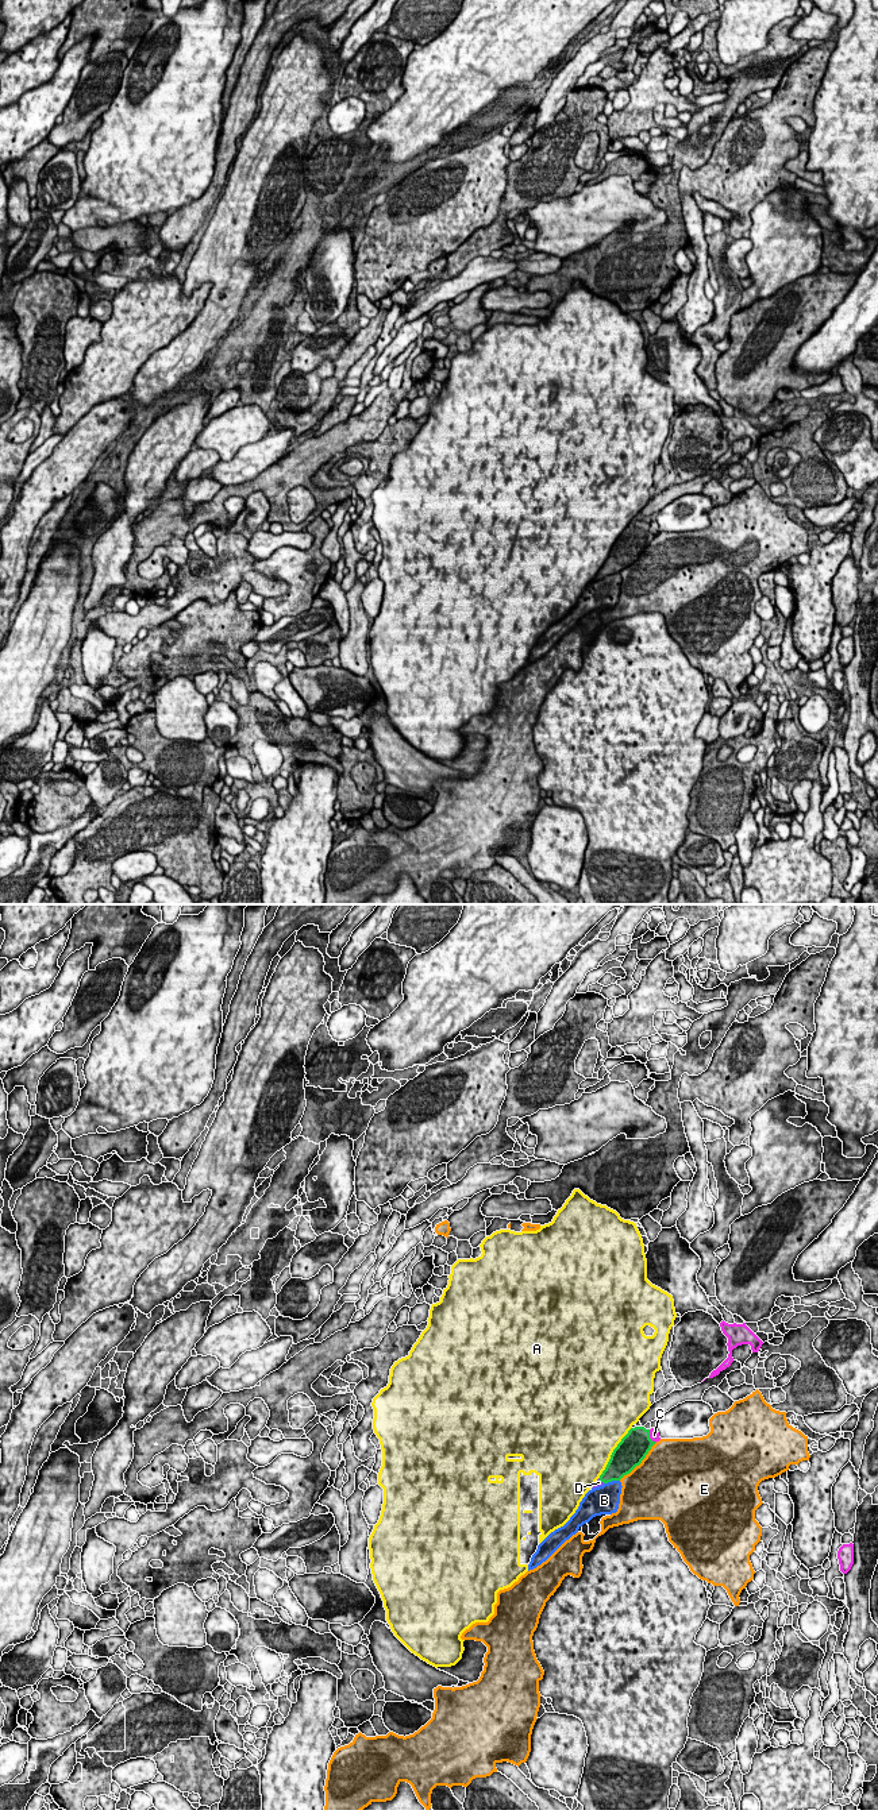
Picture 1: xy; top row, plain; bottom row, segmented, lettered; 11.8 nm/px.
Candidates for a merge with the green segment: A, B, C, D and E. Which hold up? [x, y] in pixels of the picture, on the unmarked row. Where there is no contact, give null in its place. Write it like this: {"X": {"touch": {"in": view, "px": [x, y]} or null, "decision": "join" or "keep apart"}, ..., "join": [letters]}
{"A": {"touch": {"in": "xy", "px": [612, 545]}, "decision": "keep apart"}, "B": {"touch": {"in": "xy", "px": [611, 574]}, "decision": "keep apart"}, "C": {"touch": {"in": "xy", "px": [649, 529]}, "decision": "keep apart"}, "D": {"touch": {"in": "xy", "px": [601, 574]}, "decision": "join"}, "E": {"touch": {"in": "xy", "px": [639, 556]}, "decision": "keep apart"}, "join": ["D"]}

